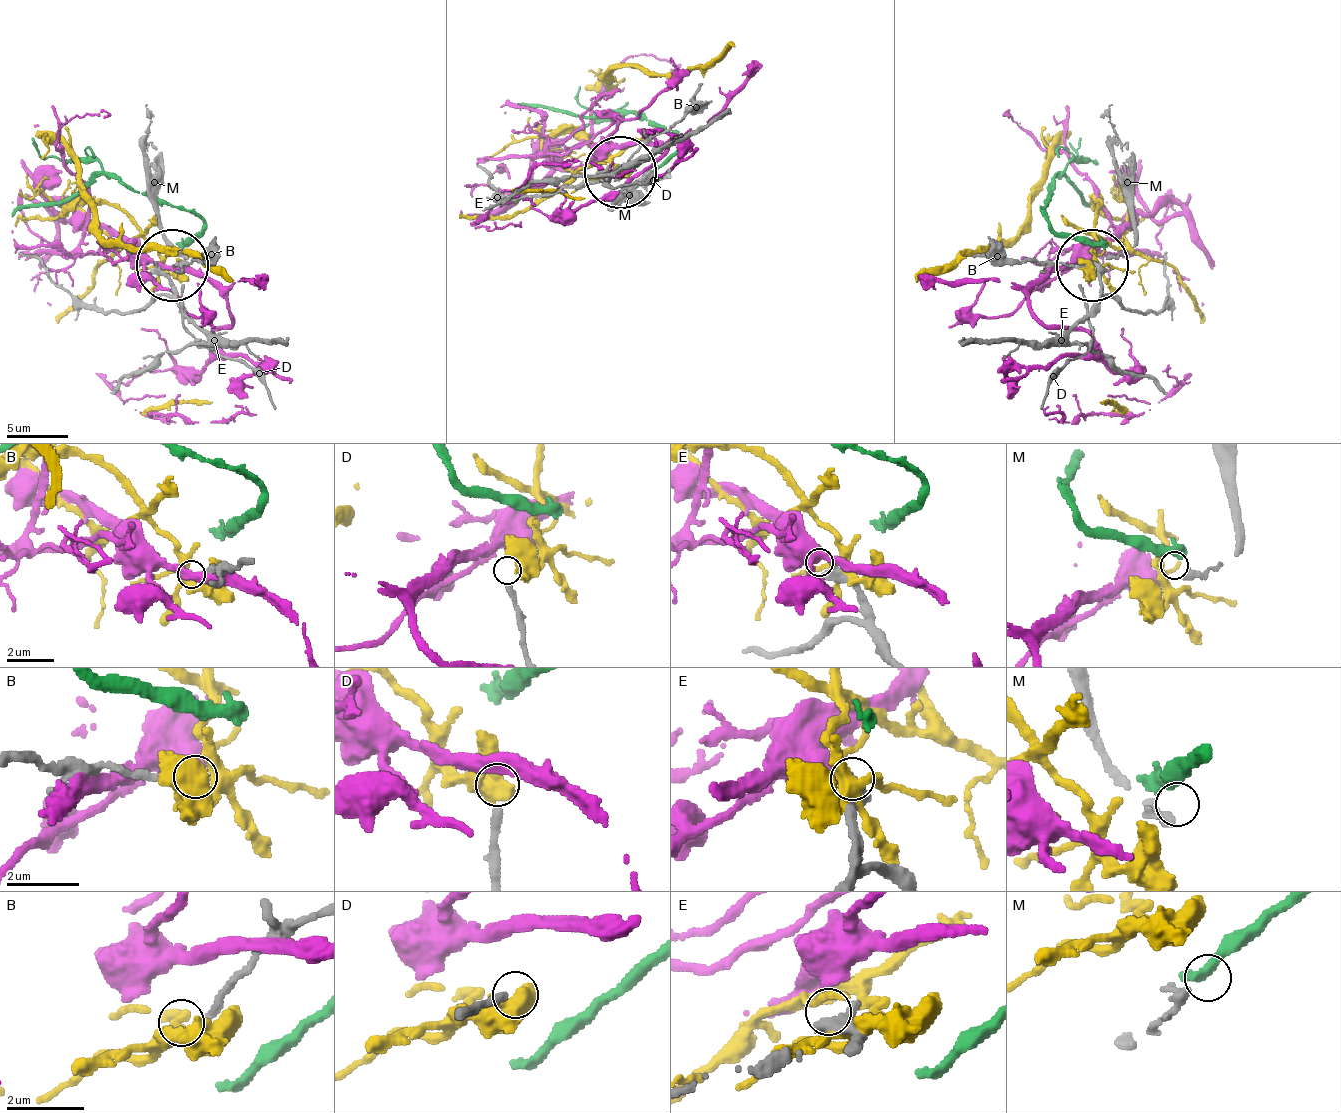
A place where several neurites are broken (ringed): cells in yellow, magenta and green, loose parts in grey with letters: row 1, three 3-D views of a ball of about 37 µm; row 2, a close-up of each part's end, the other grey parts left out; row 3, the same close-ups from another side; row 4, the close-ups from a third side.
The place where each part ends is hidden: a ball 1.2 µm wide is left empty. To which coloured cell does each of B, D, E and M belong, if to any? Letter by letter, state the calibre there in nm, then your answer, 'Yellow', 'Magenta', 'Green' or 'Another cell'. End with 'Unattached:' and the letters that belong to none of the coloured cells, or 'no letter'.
B: Thickness 180 nm. Yellow
D: Thickness 200 nm. Another cell
E: Thickness 300 nm. Another cell
M: Thickness 280 nm. Another cell
Unattached: D, E, M

